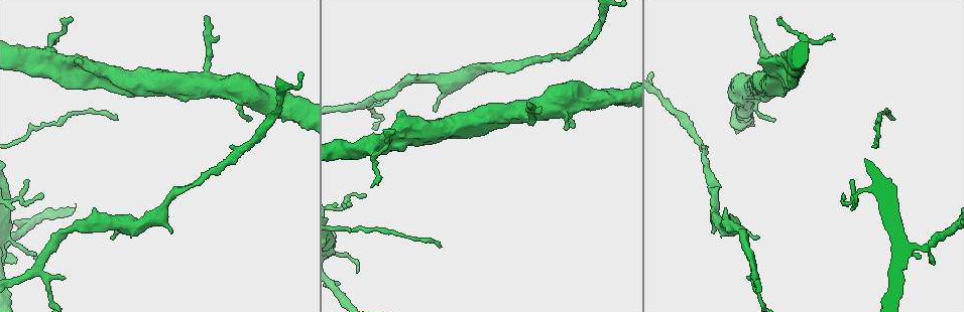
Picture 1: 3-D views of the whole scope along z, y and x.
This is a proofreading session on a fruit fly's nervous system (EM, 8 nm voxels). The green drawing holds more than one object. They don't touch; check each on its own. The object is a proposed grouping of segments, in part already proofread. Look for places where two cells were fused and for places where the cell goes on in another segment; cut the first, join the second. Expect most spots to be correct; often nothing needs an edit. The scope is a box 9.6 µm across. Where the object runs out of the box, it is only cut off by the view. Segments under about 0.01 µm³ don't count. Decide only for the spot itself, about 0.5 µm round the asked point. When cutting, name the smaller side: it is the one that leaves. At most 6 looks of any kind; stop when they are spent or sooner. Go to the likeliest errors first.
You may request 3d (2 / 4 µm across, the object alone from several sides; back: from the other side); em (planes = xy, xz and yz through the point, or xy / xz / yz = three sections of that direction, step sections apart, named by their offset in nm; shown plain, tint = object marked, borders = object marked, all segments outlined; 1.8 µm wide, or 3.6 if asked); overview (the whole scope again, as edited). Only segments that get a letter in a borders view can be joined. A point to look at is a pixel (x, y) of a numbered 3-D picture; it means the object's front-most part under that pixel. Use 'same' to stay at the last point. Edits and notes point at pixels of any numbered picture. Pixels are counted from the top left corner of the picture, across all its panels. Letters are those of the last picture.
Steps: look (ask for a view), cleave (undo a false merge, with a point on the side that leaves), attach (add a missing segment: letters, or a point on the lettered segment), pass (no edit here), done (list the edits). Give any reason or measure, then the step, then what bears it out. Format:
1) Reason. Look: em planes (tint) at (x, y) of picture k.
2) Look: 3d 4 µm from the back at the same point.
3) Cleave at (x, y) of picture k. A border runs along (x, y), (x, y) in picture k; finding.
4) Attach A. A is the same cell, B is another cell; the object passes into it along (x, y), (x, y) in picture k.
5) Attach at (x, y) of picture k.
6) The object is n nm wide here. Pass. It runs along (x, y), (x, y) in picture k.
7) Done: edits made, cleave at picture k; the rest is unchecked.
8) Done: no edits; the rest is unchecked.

Branch stops here. Look: 3d 4 µm from the back at (832, 37) of picture 1.

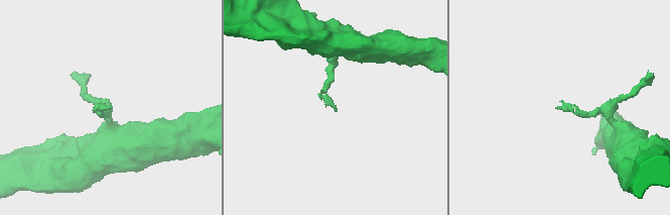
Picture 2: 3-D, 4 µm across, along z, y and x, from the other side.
Need the tissue. Look: em xz step 16 (tint) at (108, 108) of picture 2.

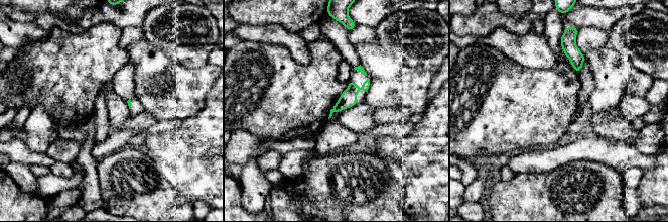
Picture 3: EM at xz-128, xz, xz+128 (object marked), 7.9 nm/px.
What lies round it. Look: em xz step 16 (borders) at the same point.

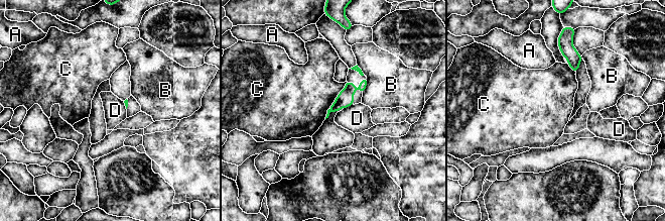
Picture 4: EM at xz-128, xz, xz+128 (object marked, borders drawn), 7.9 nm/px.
Pass. A, B, C and D are other cells; a border runs along (346, 82), (324, 118) in picture 4; no lettered segment goes on from it.

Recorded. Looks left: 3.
End of a long branch. Look: em xz step 16 (plain) at (116, 117) of picture 1.

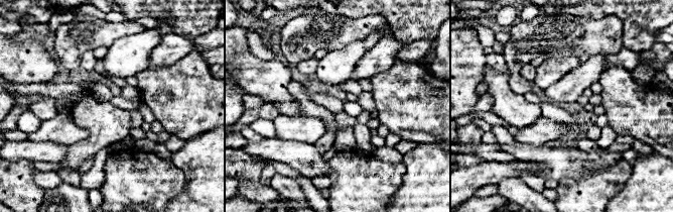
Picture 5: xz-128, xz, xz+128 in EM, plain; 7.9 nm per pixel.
Look: em xz step 16 (borders) at the same point.

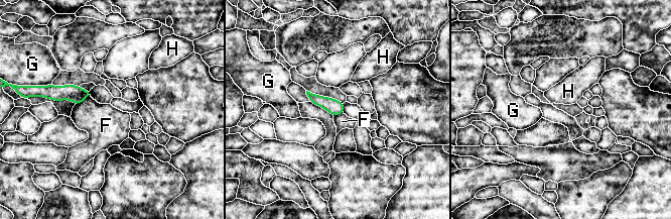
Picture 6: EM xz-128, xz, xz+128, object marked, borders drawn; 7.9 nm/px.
Pass. F, G and H are other cells; a border runs along (90, 95), (75, 105) in picture 6; none of them fits.

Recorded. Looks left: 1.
Done: no edits; the rest is unchecked.

